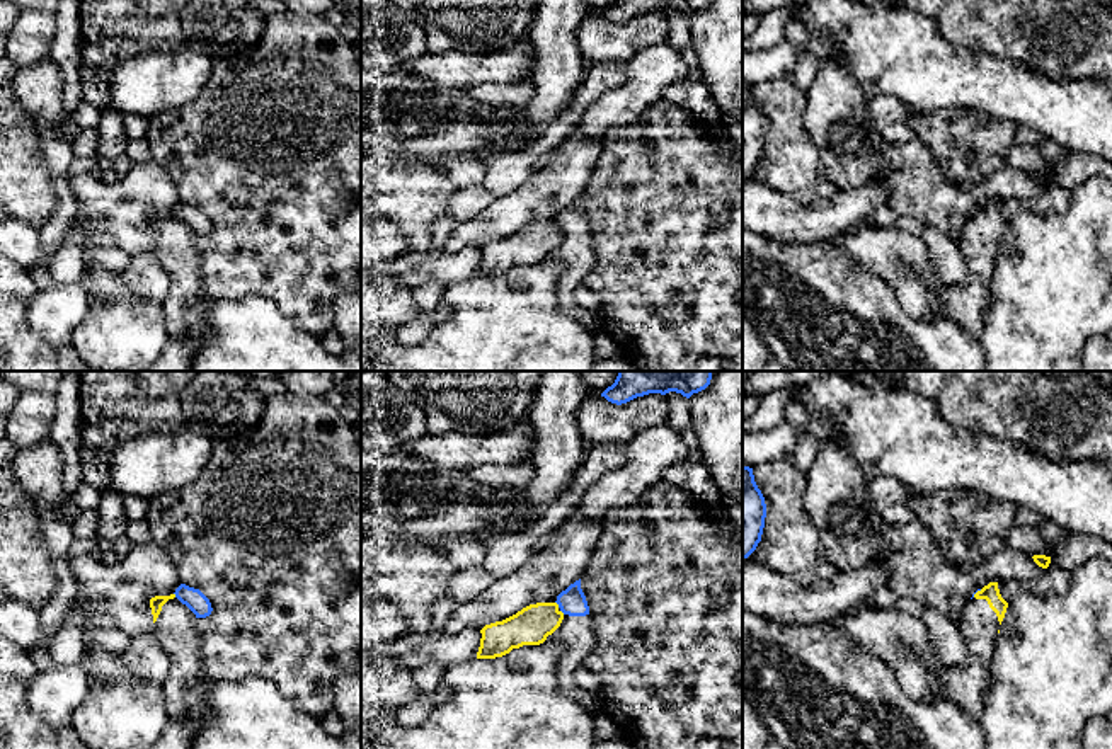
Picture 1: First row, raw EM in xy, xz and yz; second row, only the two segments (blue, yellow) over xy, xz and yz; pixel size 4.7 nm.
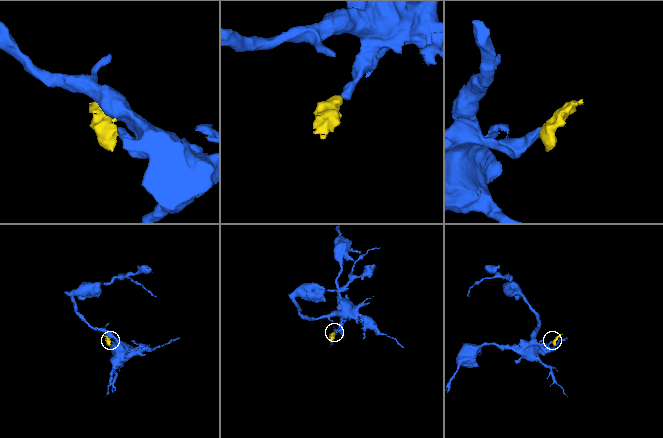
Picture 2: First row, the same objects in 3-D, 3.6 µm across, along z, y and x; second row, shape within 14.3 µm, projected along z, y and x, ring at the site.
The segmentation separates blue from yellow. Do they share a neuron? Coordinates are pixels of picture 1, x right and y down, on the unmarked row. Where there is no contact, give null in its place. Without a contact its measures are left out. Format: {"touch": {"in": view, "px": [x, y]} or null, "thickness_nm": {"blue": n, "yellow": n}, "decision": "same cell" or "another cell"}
{"touch": {"in": "xz", "px": [557, 222]}, "thickness_nm": {"blue": 130, "yellow": 180}, "decision": "another cell"}

